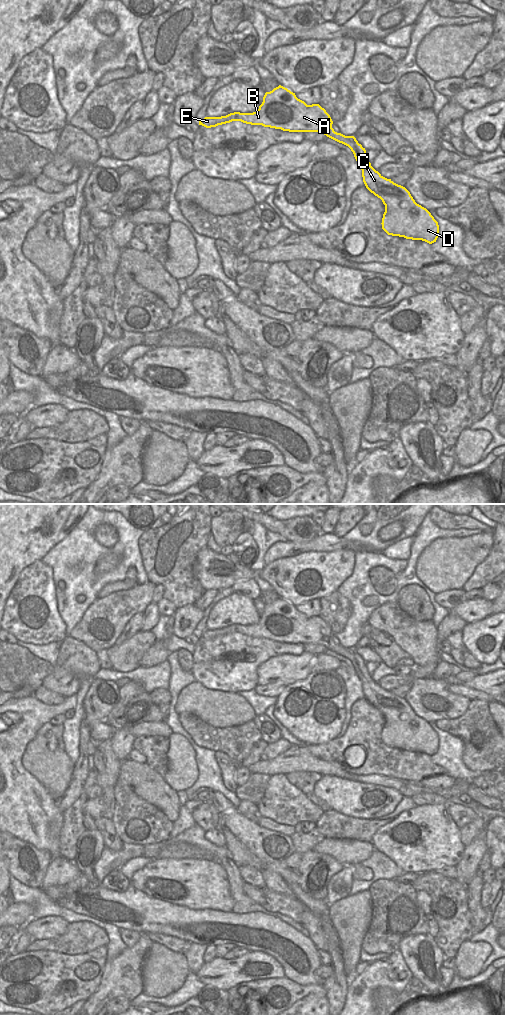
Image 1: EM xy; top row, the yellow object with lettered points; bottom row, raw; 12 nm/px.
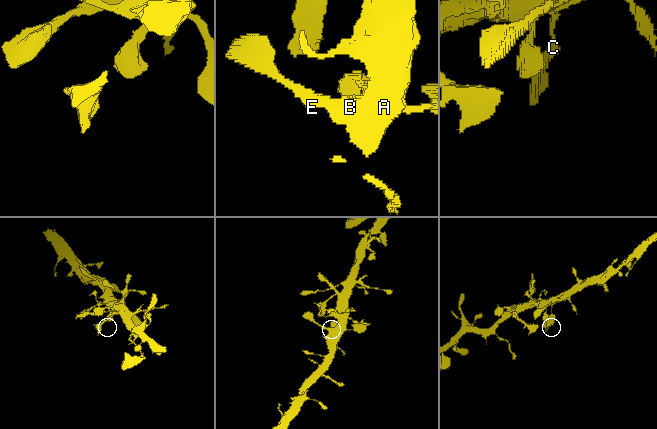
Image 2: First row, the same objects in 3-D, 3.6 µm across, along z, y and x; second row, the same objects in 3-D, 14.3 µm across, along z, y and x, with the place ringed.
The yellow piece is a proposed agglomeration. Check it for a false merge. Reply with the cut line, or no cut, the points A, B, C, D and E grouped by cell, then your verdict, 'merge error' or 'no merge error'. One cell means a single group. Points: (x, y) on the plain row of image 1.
cut none; groups A B C D E; no merge error

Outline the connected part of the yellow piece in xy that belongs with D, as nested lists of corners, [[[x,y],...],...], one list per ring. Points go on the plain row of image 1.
[[[279,597],[266,604],[259,621],[253,625],[234,624],[221,629],[205,629],[199,637],[206,640],[241,633],[289,644],[319,644],[348,658],[362,682],[366,700],[385,717],[382,741],[392,748],[436,754],[439,737],[431,725],[417,716],[403,698],[383,689],[369,674],[365,660],[354,648],[345,648],[332,640],[330,627],[319,616],[307,617],[295,605]]]

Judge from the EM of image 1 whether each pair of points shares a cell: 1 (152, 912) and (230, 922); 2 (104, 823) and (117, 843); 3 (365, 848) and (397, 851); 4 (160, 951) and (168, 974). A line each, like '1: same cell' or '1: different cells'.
1: same cell
2: same cell
3: different cells
4: same cell

